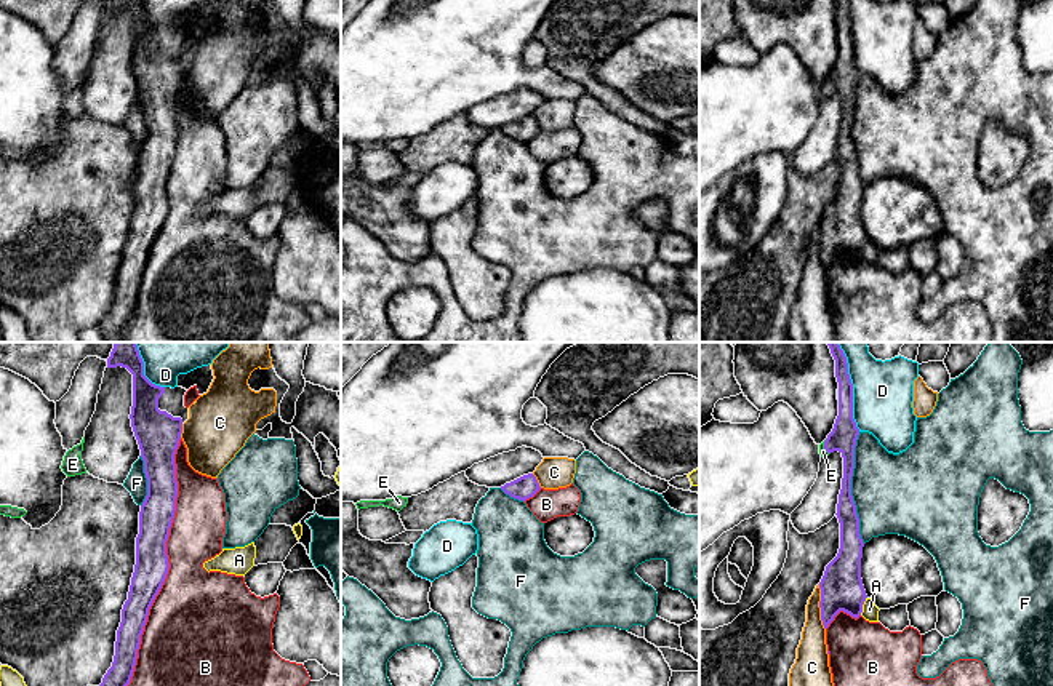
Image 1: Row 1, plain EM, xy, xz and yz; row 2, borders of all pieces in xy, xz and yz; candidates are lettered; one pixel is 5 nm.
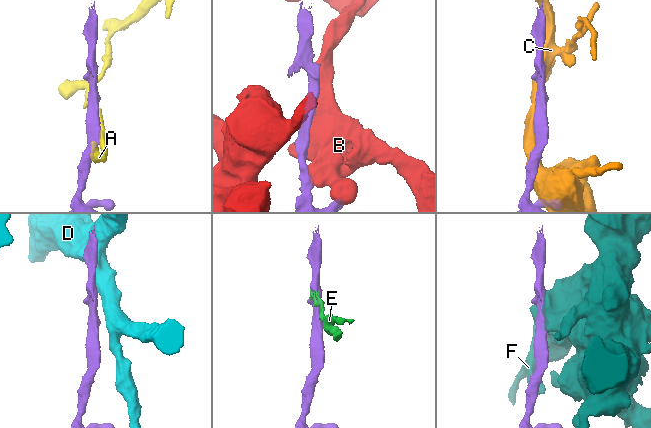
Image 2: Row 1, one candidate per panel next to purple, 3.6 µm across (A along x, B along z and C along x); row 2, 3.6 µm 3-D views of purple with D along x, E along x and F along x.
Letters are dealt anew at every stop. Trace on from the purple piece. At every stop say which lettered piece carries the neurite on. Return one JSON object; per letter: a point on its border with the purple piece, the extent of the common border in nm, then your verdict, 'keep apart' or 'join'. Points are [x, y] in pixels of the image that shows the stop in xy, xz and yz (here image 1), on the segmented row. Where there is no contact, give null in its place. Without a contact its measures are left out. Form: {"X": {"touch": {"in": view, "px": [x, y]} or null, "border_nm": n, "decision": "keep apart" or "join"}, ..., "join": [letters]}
{"A": {"touch": {"in": "yz", "px": [861, 606]}, "border_nm": 100, "decision": "keep apart"}, "B": {"touch": {"in": "xy", "px": [167, 562]}, "border_nm": 1250, "decision": "keep apart"}, "C": {"touch": {"in": "yz", "px": [820, 606]}, "border_nm": 240, "decision": "keep apart"}, "D": {"touch": {"in": "yz", "px": [852, 387]}, "border_nm": 460, "decision": "keep apart"}, "E": {"touch": {"in": "yz", "px": [824, 446]}, "border_nm": 80, "decision": "join"}, "F": {"touch": {"in": "yz", "px": [850, 488]}, "border_nm": 550, "decision": "keep apart"}, "join": ["E"]}

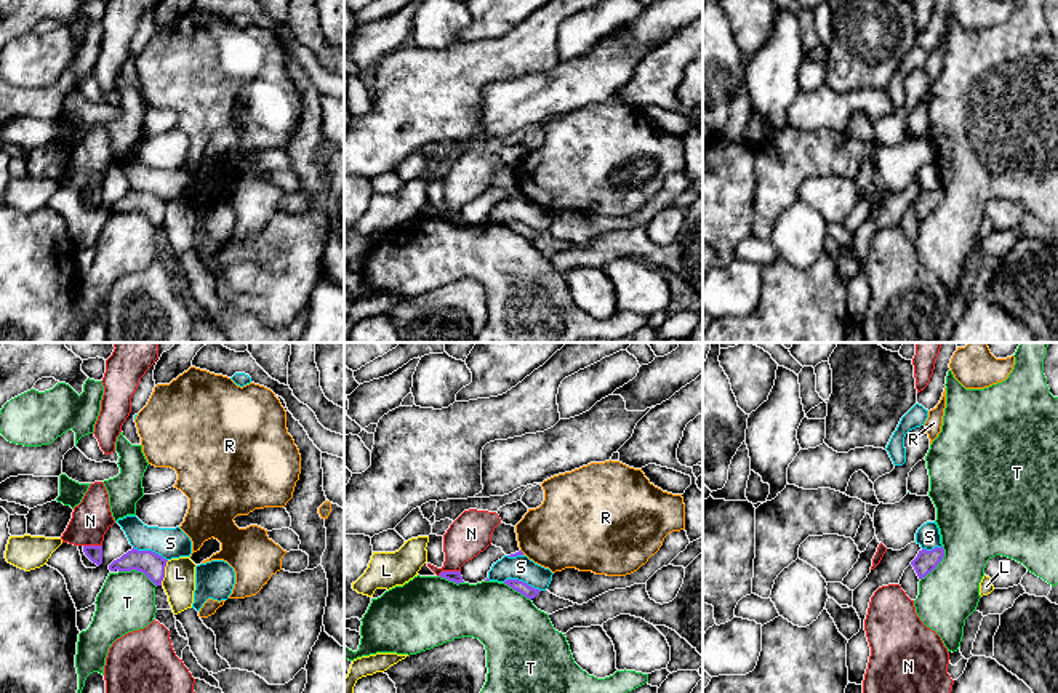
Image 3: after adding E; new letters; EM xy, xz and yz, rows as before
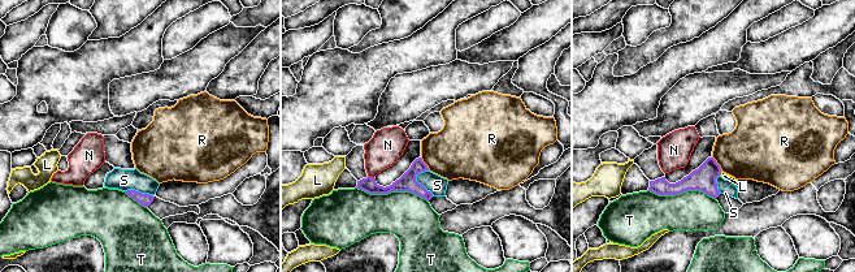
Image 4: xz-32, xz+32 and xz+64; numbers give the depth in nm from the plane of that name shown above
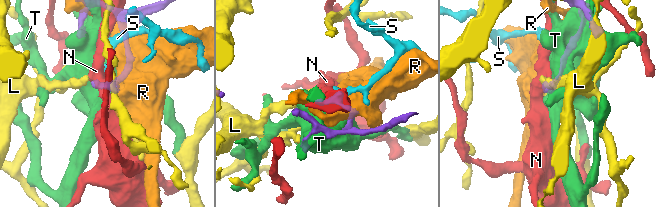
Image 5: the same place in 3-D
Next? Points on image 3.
{"L": {"touch": {"in": "xy", "px": [164, 573]}, "border_nm": 130, "decision": "keep apart"}, "N": {"touch": {"in": "xz", "px": [448, 572]}, "border_nm": 120, "decision": "keep apart"}, "R": {"touch": {"in": "xz", "px": [522, 552]}, "border_nm": 40, "decision": "keep apart"}, "S": {"touch": {"in": "xz", "px": [522, 581]}, "border_nm": 200, "decision": "keep apart"}, "T": {"touch": {"in": "xy", "px": [138, 570]}, "border_nm": 200, "decision": "keep apart"}, "join": []}

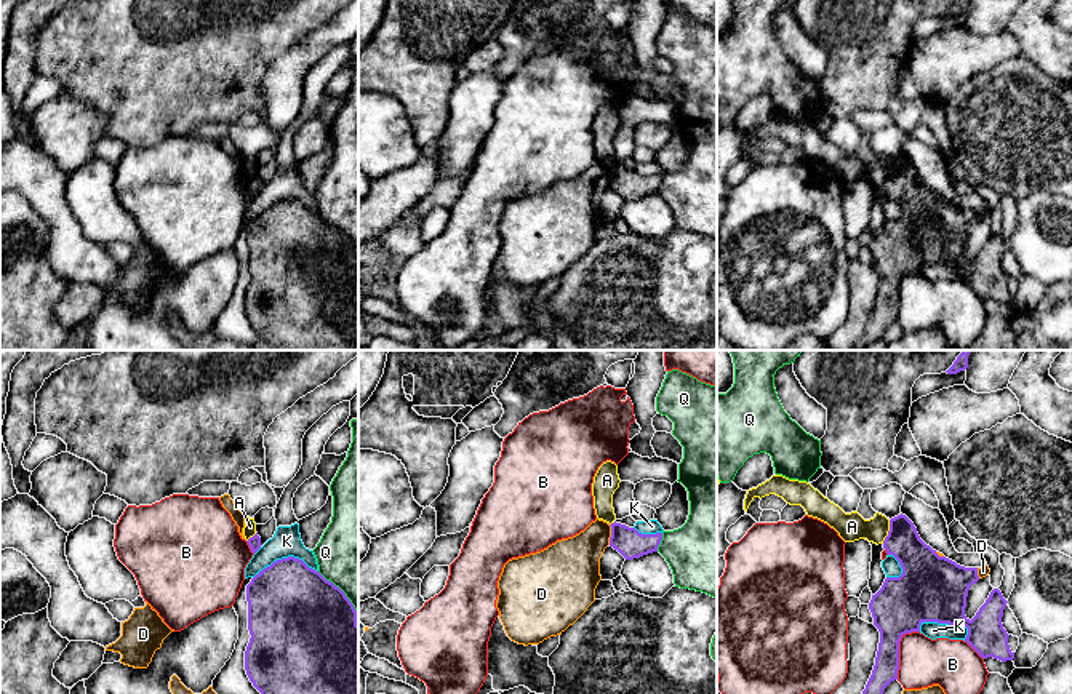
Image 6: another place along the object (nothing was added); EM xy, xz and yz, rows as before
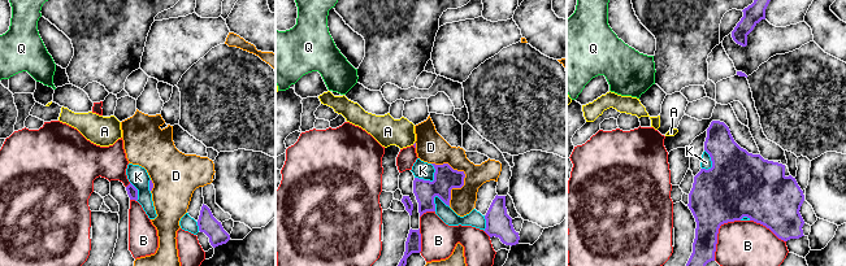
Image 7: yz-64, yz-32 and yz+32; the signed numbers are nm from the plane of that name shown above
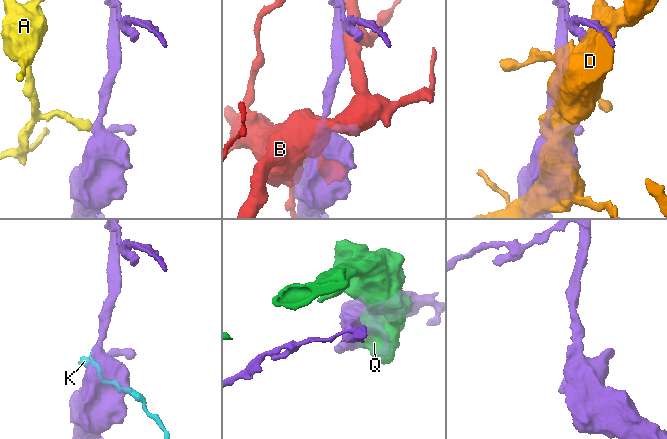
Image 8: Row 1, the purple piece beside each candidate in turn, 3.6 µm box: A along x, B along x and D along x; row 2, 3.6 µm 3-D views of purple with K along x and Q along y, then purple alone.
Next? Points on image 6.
{"A": {"touch": {"in": "yz", "px": [888, 531]}, "border_nm": 130, "decision": "keep apart"}, "B": {"touch": {"in": "yz", "px": [898, 650]}, "border_nm": 280, "decision": "keep apart"}, "D": {"touch": {"in": "xz", "px": [612, 534]}, "border_nm": 100, "decision": "keep apart"}, "K": {"touch": {"in": "xy", "px": [285, 558]}, "border_nm": 340, "decision": "keep apart"}, "Q": {"touch": {"in": "xz", "px": [660, 542]}, "border_nm": 100, "decision": "keep apart"}, "join": []}

